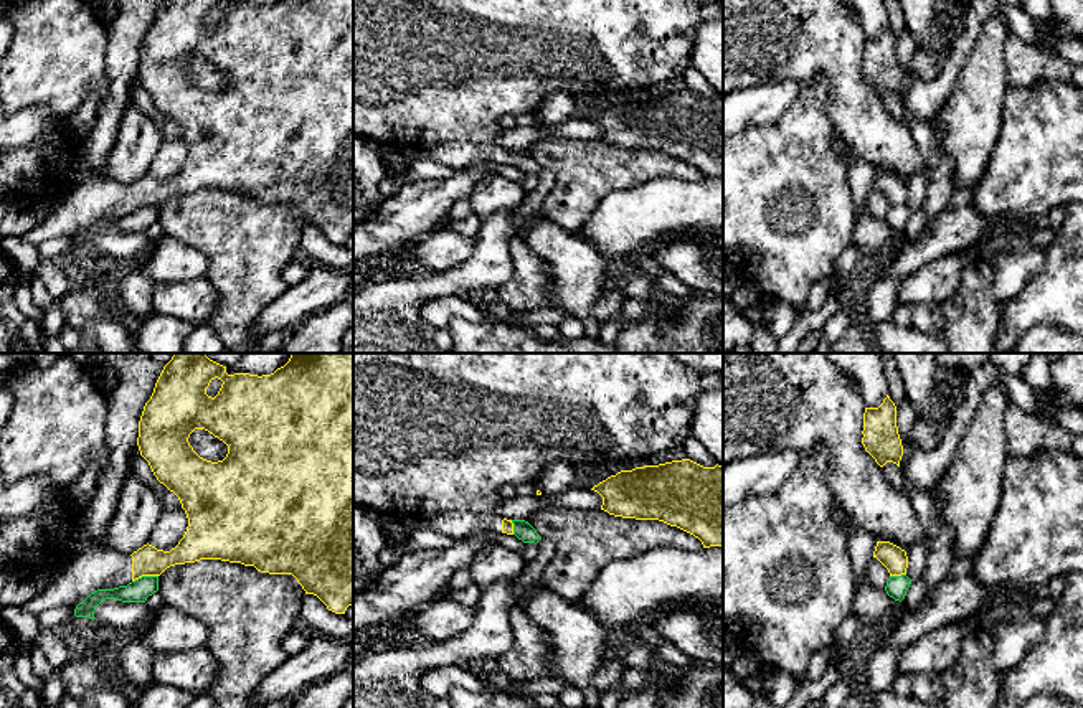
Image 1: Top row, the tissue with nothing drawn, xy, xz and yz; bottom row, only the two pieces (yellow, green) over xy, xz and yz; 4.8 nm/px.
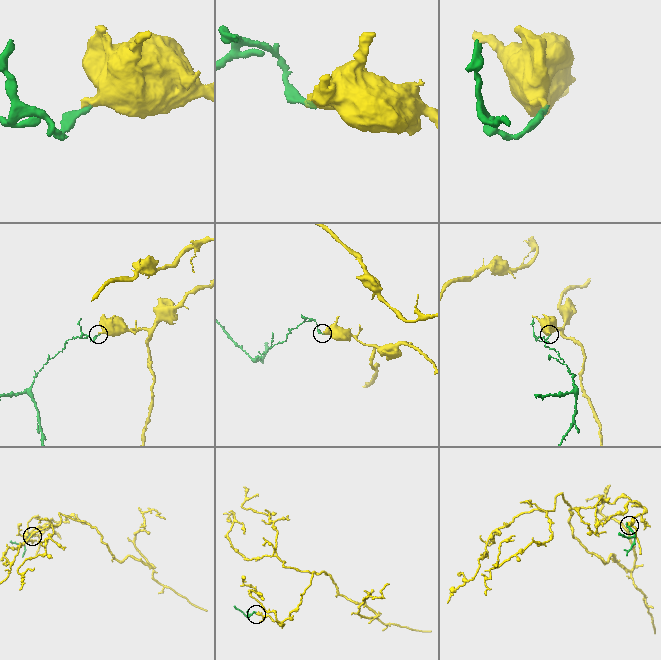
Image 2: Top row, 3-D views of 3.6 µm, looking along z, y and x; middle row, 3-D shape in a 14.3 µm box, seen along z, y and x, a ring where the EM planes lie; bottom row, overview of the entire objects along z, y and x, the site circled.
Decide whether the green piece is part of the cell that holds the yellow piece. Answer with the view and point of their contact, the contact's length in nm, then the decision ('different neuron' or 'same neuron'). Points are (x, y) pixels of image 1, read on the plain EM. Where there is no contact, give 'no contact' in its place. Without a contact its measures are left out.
meets yellow in xy at (144, 205); contact 130 nm long; different neuron

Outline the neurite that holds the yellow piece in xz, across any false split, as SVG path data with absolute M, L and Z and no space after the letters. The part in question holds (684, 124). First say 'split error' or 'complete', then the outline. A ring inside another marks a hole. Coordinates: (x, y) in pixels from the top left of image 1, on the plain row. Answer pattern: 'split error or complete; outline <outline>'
complete; outline M690 89L659 96L621 101L594 116L603 127L601 140L614 147L659 150L677 157L695 168L703 178L723 175L723 97L703 97Z

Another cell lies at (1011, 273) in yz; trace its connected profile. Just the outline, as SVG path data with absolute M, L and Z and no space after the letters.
M1032 246L1020 253L1004 253L989 269L992 277L994 297L999 309L1017 297L1027 281L1047 267L1047 248Z

